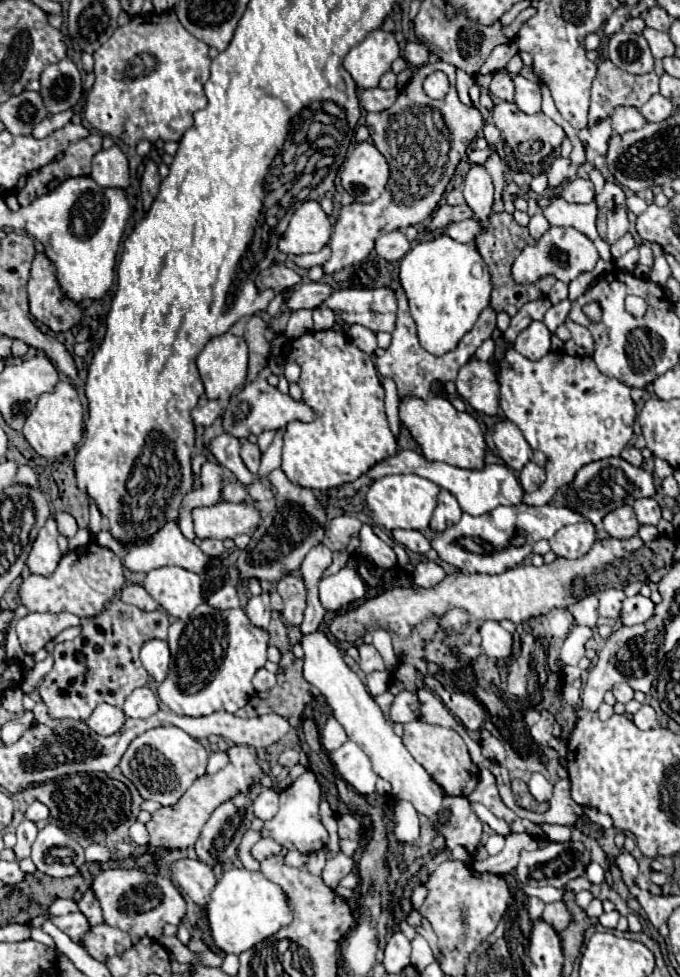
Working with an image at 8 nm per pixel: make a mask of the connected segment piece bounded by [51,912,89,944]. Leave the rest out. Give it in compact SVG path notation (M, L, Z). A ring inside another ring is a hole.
M73 912L73 914L67 914L67 916L51 916L51 922L61 930L65 932L75 944L81 942L83 934L87 932L87 924L85 924L85 916L81 916L81 912Z

